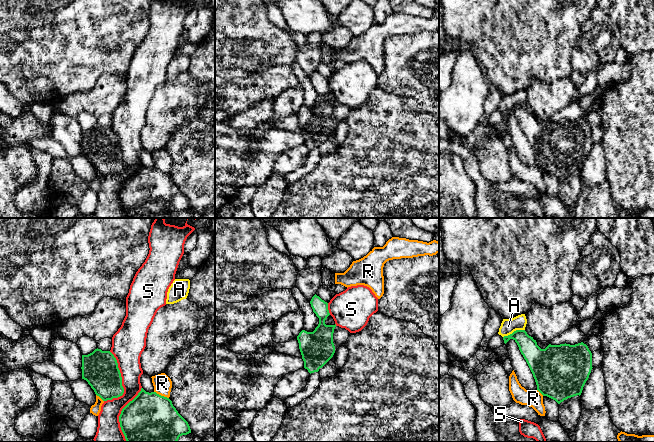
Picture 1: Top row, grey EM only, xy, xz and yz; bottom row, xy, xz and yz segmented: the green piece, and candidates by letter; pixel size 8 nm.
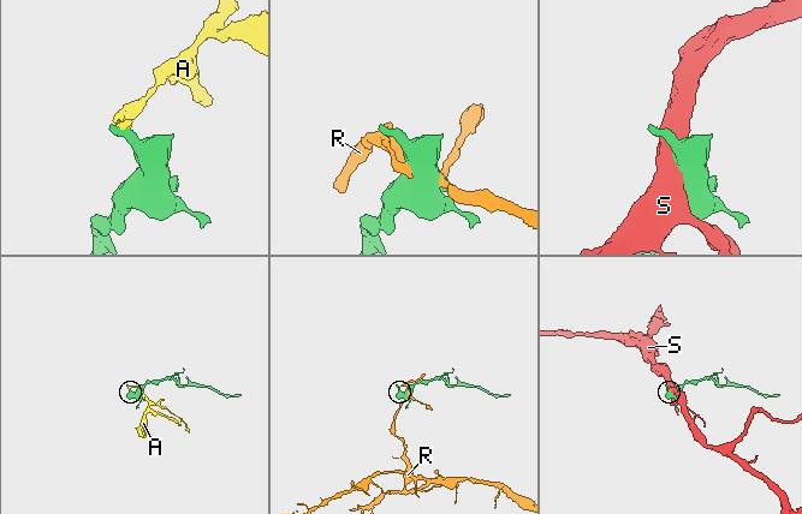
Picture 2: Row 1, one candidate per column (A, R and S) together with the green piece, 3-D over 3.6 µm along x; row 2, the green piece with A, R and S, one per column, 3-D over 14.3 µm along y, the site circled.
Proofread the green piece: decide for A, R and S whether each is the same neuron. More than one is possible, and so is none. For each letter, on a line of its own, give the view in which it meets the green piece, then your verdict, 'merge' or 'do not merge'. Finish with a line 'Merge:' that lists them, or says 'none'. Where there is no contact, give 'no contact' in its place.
A: yz | do not merge
R: xy | do not merge
S: xy | do not merge
Merge: none

